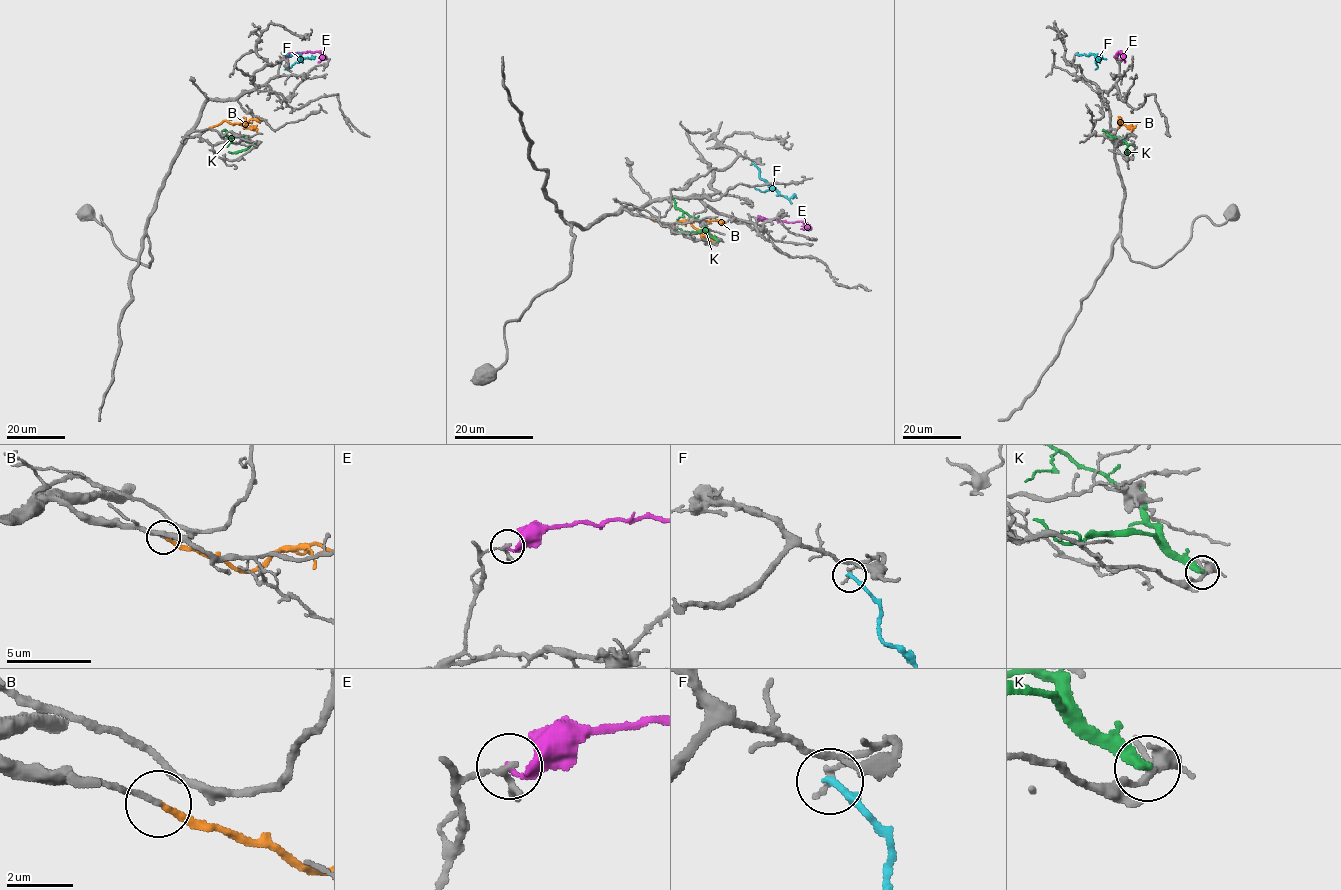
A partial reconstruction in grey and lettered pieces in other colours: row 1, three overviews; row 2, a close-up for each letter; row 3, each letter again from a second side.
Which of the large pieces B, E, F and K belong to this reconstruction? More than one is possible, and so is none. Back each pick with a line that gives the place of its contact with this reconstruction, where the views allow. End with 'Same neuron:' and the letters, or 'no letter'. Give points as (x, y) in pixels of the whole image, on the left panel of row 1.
B: meets grey at (207, 129)
Same neuron: B

